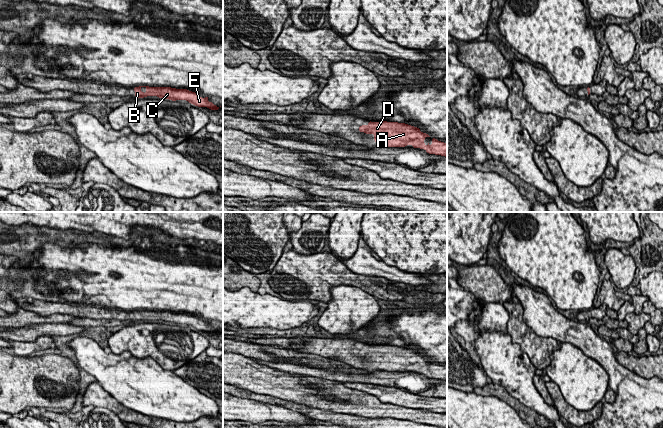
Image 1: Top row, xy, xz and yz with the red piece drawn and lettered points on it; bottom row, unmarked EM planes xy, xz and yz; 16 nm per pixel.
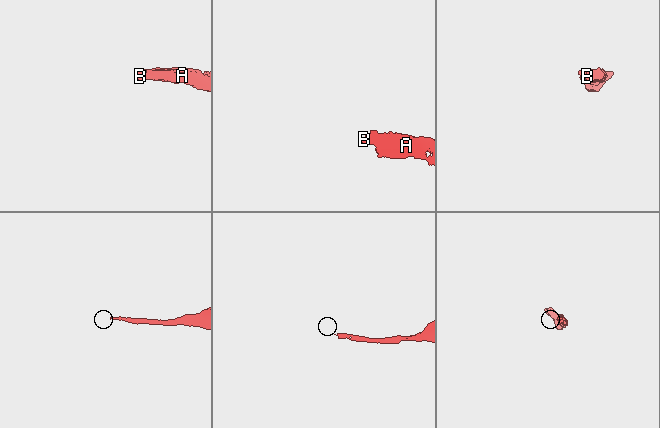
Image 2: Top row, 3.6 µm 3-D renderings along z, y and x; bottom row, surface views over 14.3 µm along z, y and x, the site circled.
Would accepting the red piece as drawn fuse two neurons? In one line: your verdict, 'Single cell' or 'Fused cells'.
Single cell

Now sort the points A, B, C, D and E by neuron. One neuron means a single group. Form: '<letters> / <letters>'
A B C D E

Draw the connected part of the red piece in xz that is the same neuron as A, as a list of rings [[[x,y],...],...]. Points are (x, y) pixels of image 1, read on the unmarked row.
[[[369,346],[365,349],[362,349],[358,353],[359,356],[364,356],[366,358],[374,358],[373,362],[376,366],[375,370],[385,370],[385,371],[405,371],[409,368],[413,372],[425,373],[429,378],[441,379],[447,381],[447,368],[441,365],[438,365],[436,362],[431,361],[427,357],[423,357],[419,352],[410,350],[405,347],[398,346]]]

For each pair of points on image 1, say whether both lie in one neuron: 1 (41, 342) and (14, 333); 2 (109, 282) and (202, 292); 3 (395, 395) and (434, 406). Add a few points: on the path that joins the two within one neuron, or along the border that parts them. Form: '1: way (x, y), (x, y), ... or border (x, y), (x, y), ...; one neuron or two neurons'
1: border (49, 335), (40, 335), (33, 341), (10, 340); two neurons
2: way (132, 282), (179, 282); one neuron
3: way (405, 399), (424, 402); one neuron

